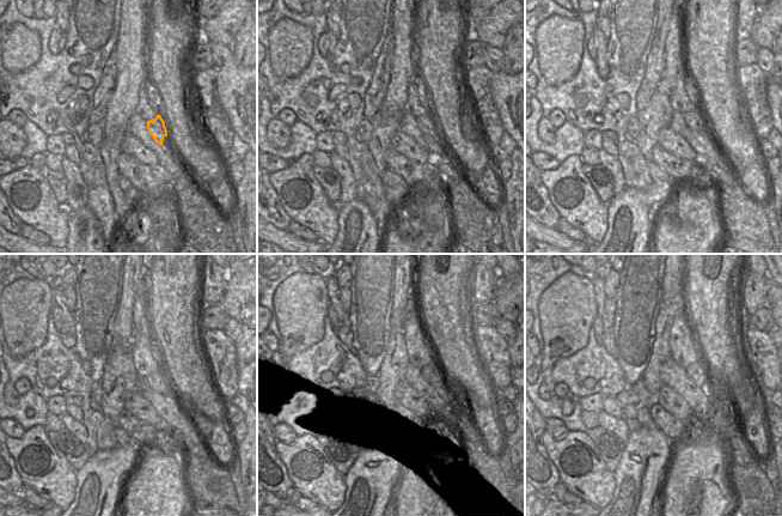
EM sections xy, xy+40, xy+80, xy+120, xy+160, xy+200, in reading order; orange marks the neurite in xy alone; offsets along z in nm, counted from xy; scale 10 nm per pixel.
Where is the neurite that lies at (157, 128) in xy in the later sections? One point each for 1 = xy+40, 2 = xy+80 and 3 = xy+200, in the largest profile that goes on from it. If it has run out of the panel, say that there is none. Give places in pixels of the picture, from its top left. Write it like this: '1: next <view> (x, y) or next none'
1: next xy+40 (426, 123)
2: next xy+80 (696, 121)
3: next xy+200 (696, 371)

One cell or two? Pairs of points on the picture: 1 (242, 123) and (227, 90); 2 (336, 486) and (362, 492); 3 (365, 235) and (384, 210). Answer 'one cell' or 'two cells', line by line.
1: one cell
2: two cells
3: two cells

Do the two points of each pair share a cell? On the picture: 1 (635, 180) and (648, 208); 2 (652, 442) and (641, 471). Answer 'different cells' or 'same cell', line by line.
1: different cells
2: same cell

